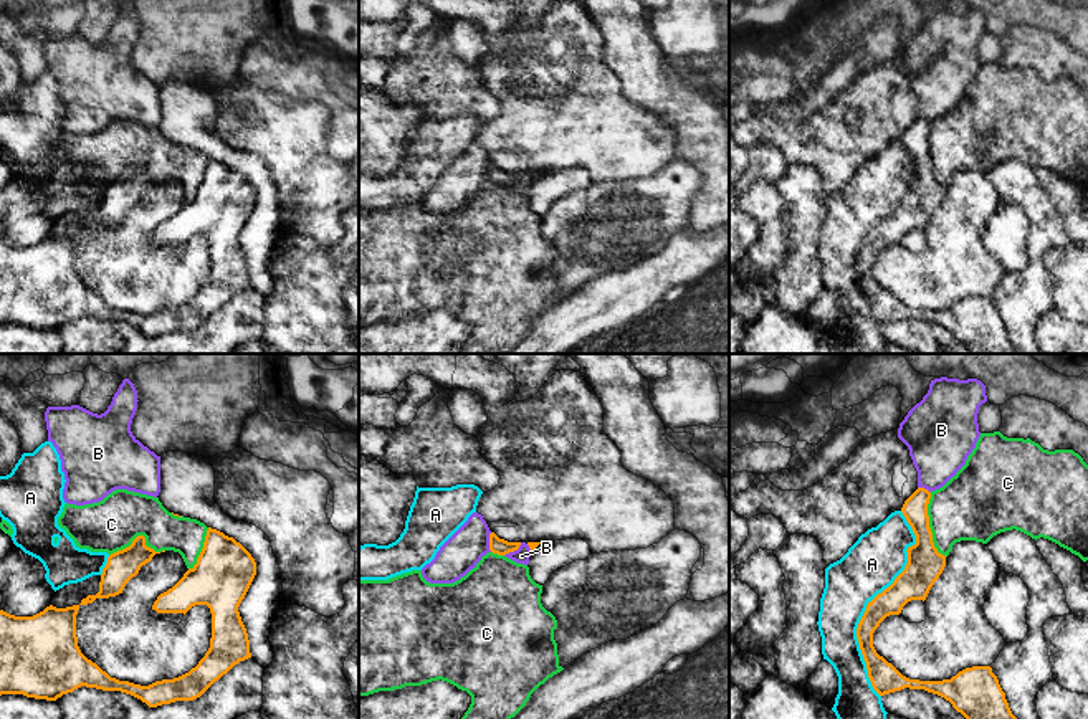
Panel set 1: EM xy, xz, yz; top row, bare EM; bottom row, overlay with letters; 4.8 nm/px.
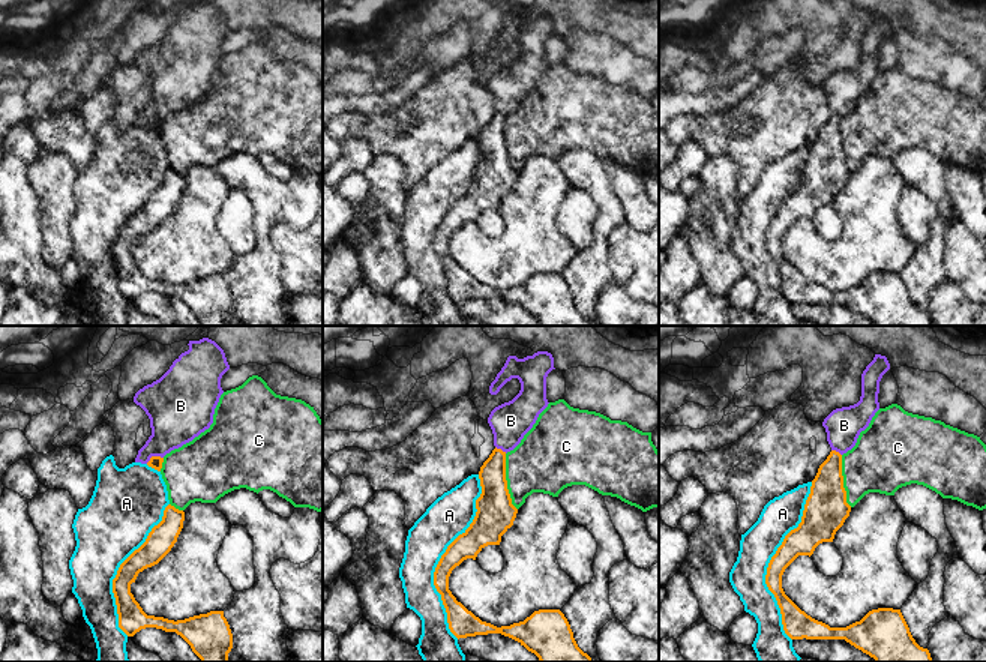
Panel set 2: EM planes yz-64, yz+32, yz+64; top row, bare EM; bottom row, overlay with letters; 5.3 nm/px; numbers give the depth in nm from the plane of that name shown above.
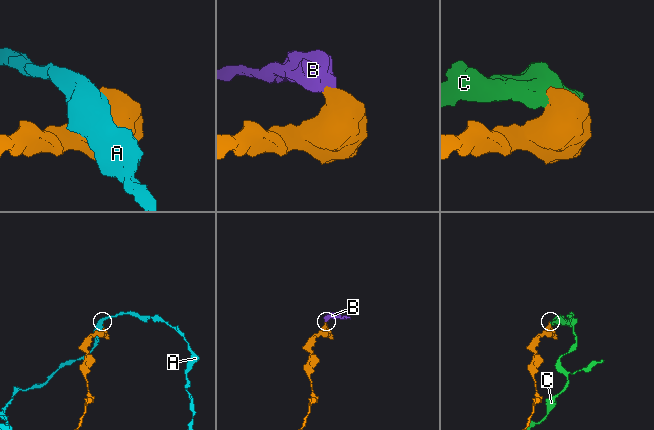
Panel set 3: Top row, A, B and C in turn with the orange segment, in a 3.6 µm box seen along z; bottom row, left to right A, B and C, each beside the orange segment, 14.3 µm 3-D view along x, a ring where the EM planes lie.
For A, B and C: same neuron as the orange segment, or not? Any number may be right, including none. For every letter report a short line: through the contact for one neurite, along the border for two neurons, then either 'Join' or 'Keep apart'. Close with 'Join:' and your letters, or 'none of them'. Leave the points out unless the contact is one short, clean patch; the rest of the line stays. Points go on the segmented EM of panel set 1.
A: Keep apart
B: Line: xz (521, 542), (505, 556). Keep apart
C: Keep apart
Join: none of them

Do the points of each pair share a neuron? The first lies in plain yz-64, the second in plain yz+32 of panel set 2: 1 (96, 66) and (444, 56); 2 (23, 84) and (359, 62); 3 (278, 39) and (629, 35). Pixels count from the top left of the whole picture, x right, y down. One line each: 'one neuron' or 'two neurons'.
1: two neurons
2: two neurons
3: two neurons

